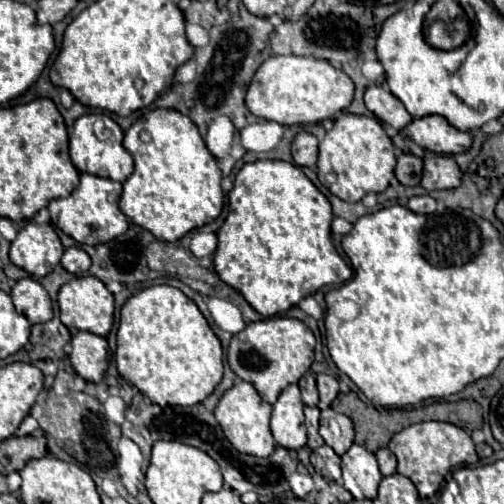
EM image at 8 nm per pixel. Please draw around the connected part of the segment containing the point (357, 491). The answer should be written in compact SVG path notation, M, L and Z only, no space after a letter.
M353 443L341 457L343 485L355 499L375 499L383 475L379 473L375 455L365 447Z

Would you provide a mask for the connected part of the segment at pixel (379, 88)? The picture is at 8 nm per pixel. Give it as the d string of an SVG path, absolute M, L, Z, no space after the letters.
M371 85L365 91L365 107L383 123L403 129L413 117L407 113L405 105L383 85Z

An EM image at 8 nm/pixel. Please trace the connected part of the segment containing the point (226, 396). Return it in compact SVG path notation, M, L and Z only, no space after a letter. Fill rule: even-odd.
M237 381L231 389L223 393L215 407L215 419L219 421L225 437L231 441L231 445L247 455L255 457L269 457L275 449L275 441L269 429L269 419L271 419L271 405L265 403L259 393L255 391L253 385L247 381Z

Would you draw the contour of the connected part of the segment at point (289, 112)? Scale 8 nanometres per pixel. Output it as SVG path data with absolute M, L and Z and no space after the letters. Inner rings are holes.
M273 55L261 63L253 75L245 103L247 109L267 121L279 125L309 125L325 117L331 117L337 111L349 107L353 99L353 81L341 71L331 67L327 61L315 57L297 57L297 55Z

